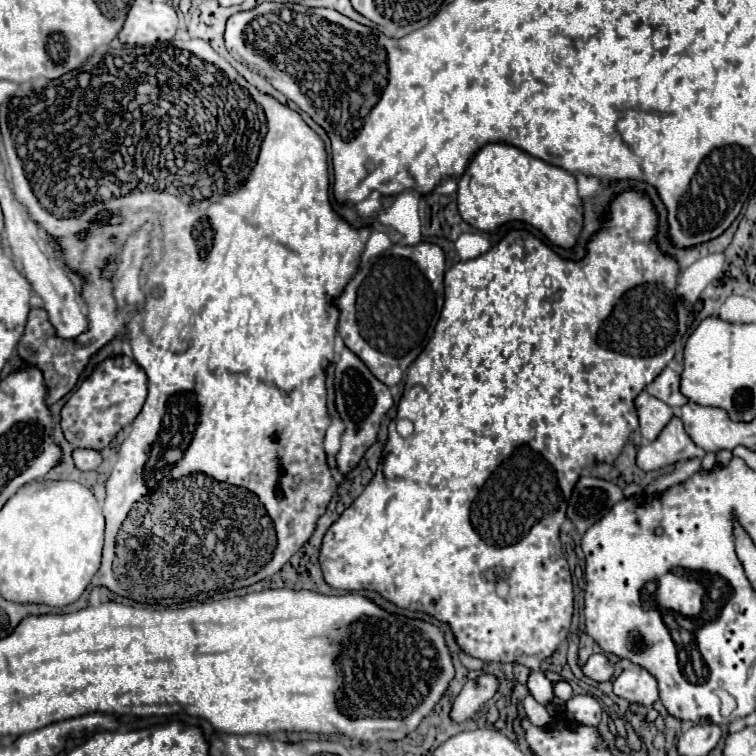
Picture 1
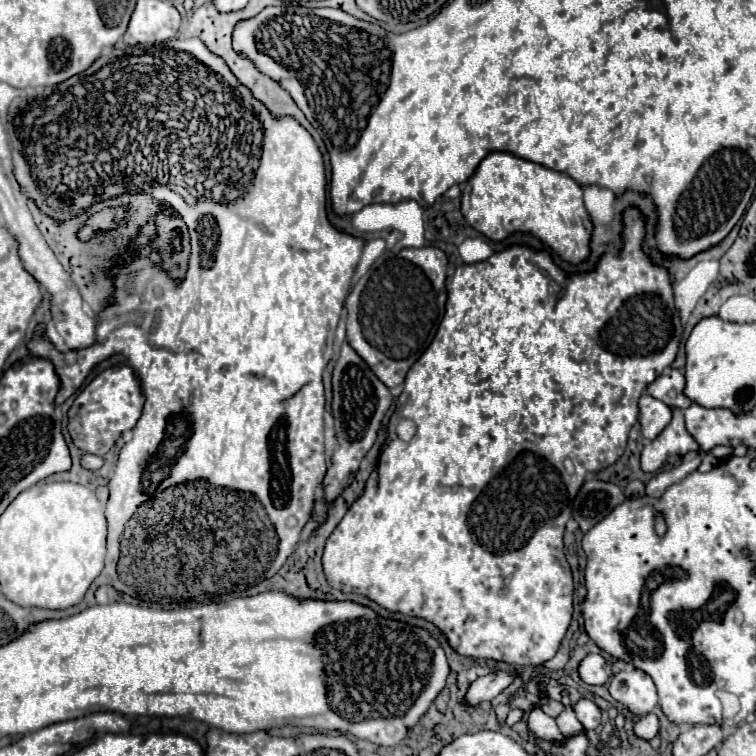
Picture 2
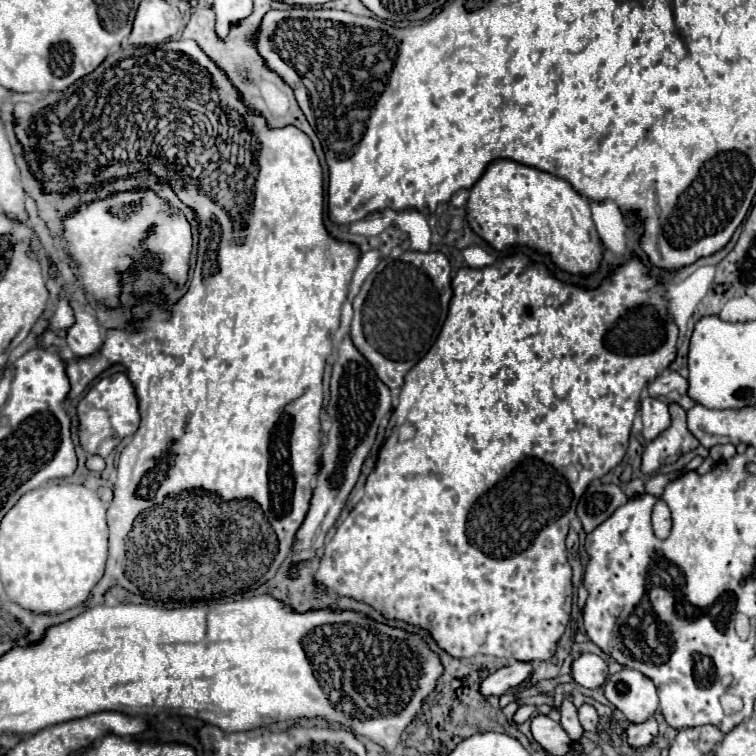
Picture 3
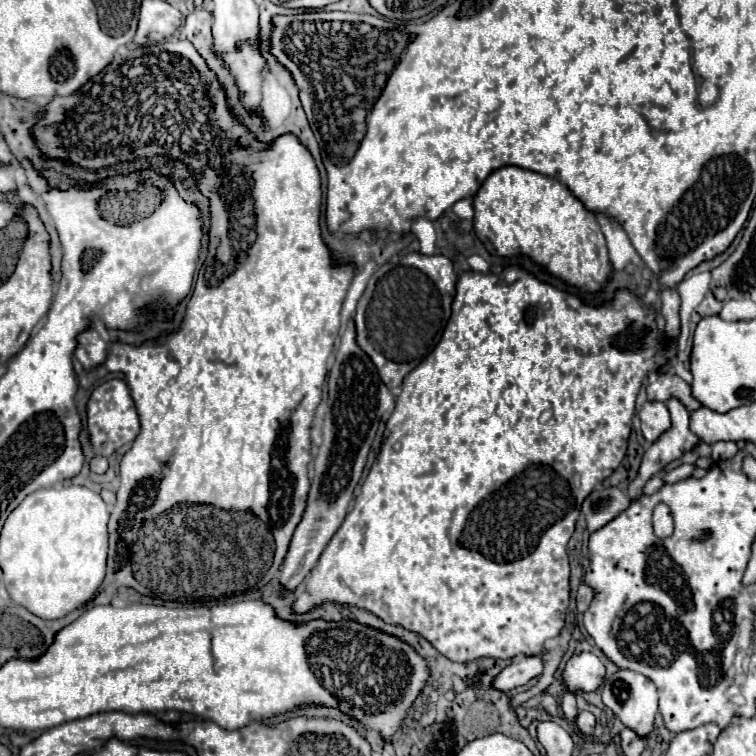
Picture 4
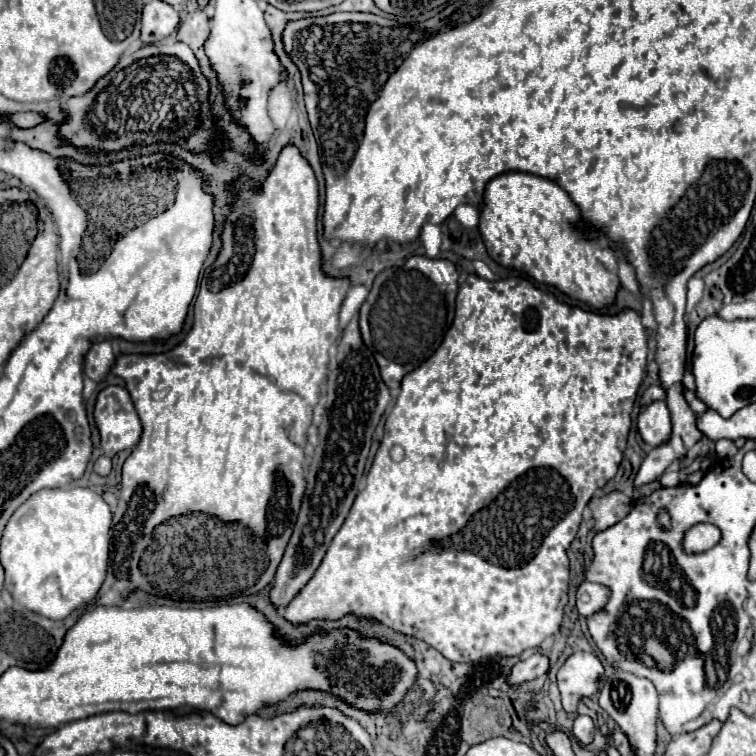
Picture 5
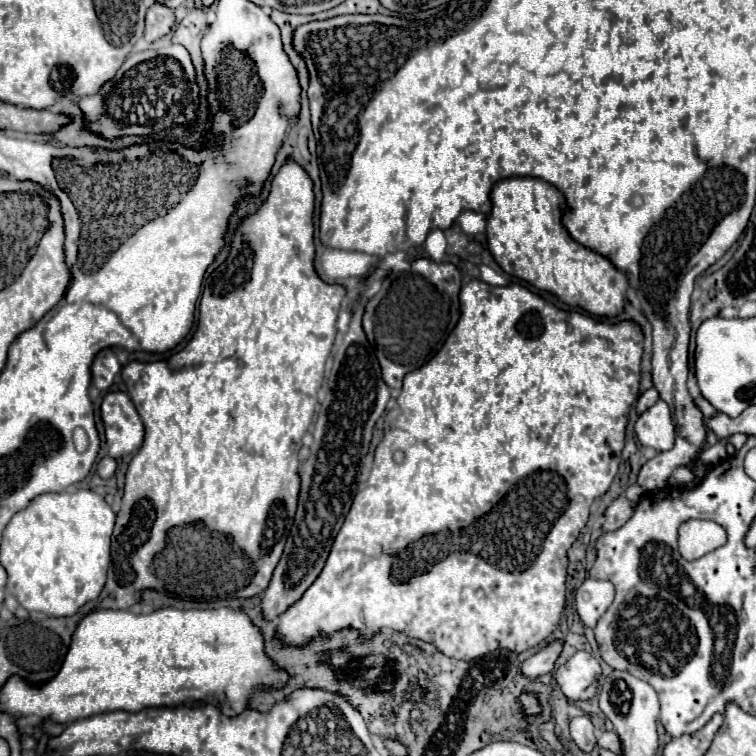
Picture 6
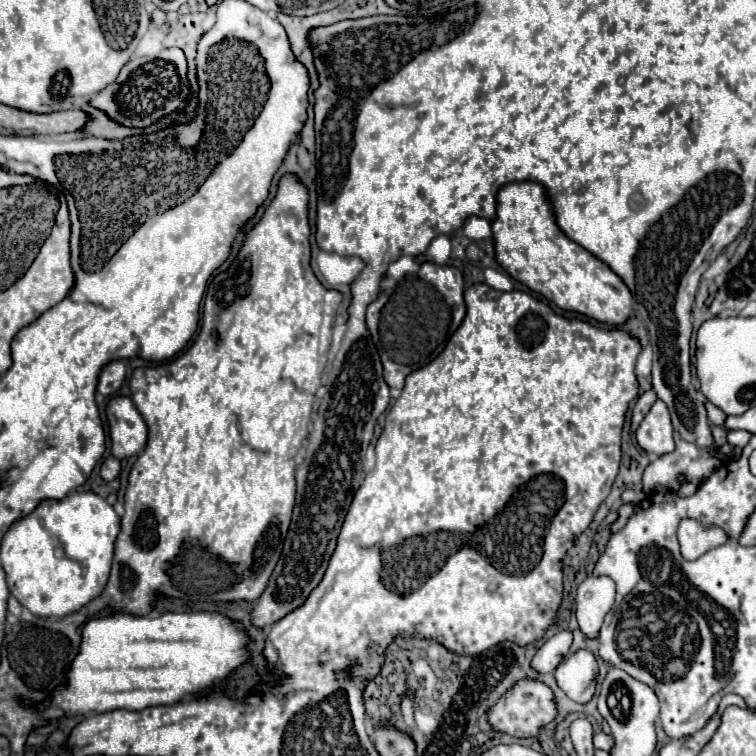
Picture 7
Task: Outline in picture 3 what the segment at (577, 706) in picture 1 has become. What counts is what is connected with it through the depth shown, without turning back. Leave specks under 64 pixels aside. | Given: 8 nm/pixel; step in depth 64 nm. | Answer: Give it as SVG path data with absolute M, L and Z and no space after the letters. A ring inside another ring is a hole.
M582 704L578 708L578 718L580 718L580 724L586 732L594 732L596 726L598 726L598 712L594 706L590 704Z

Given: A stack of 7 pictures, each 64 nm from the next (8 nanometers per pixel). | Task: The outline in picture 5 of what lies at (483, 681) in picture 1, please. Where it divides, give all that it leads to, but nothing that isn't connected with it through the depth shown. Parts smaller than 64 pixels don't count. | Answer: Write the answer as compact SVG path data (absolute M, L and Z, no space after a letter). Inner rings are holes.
M530 654L528 658L522 658L518 664L512 666L512 672L506 676L506 682L510 686L520 686L522 682L534 680L548 672L548 658L544 654Z

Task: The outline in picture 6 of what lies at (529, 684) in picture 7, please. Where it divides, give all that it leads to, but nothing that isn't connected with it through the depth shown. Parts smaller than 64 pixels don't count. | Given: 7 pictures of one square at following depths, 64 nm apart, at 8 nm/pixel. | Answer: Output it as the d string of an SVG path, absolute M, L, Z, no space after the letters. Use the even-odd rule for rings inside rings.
M524 694L520 698L520 704L524 706L526 714L538 714L540 712L540 704L538 704L538 698L534 694Z

